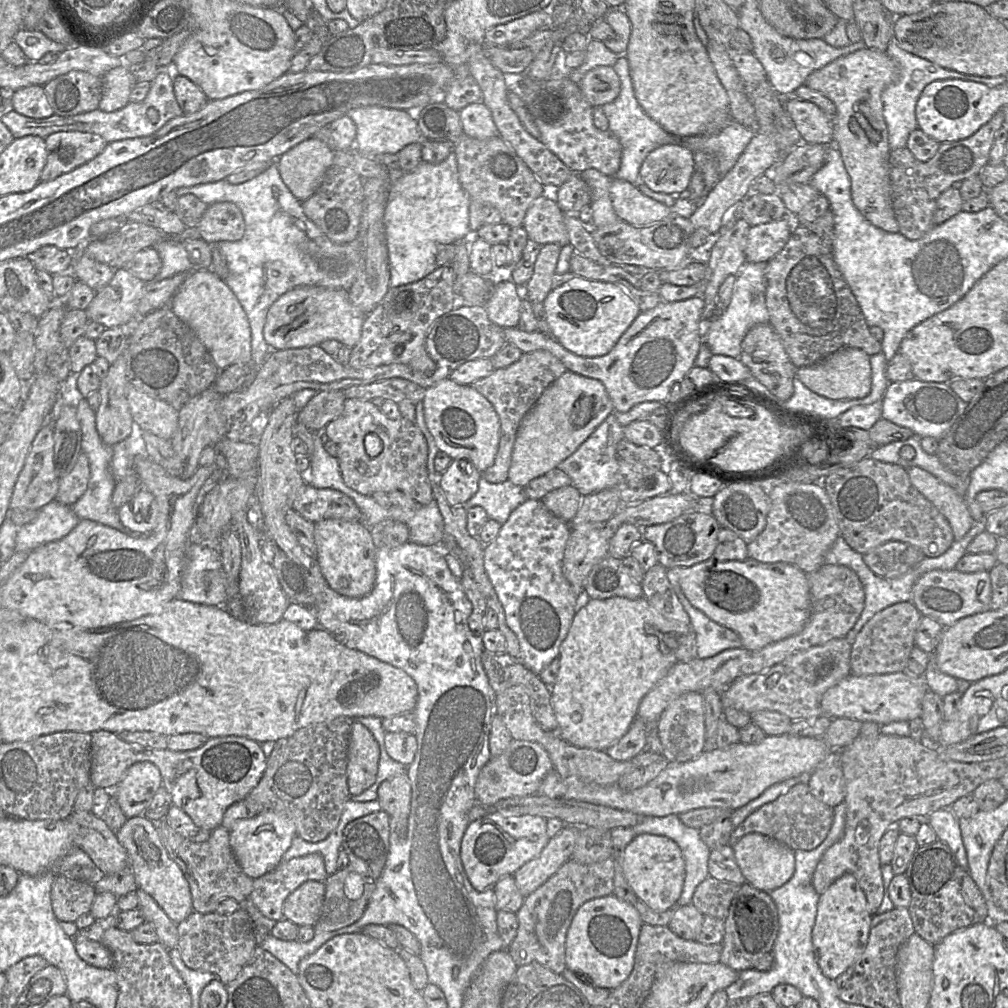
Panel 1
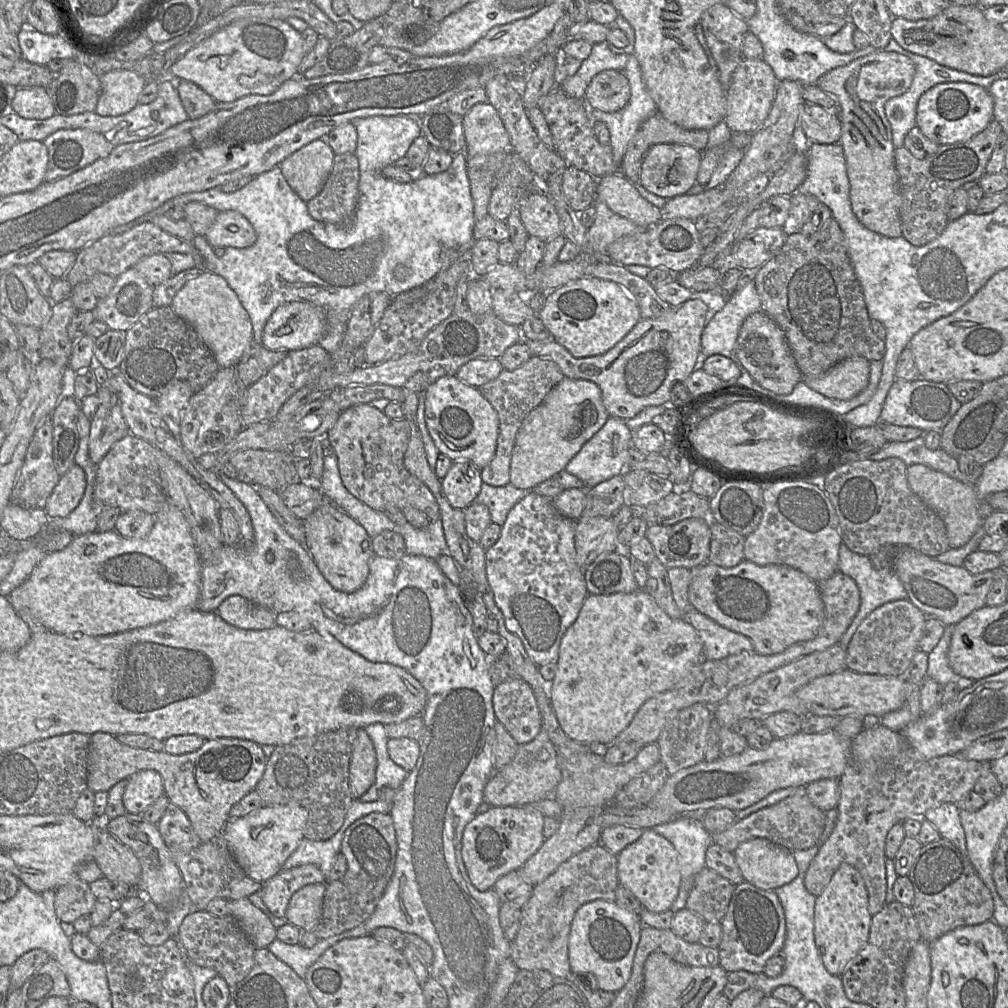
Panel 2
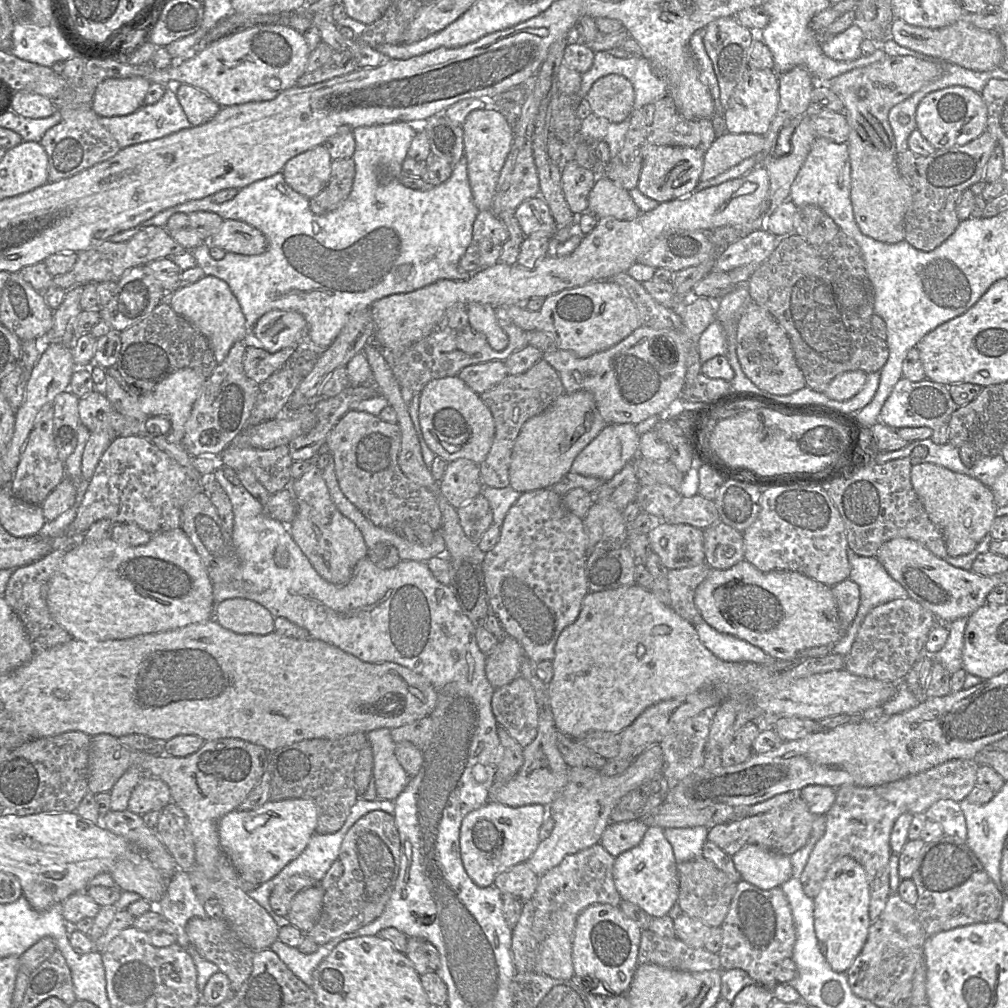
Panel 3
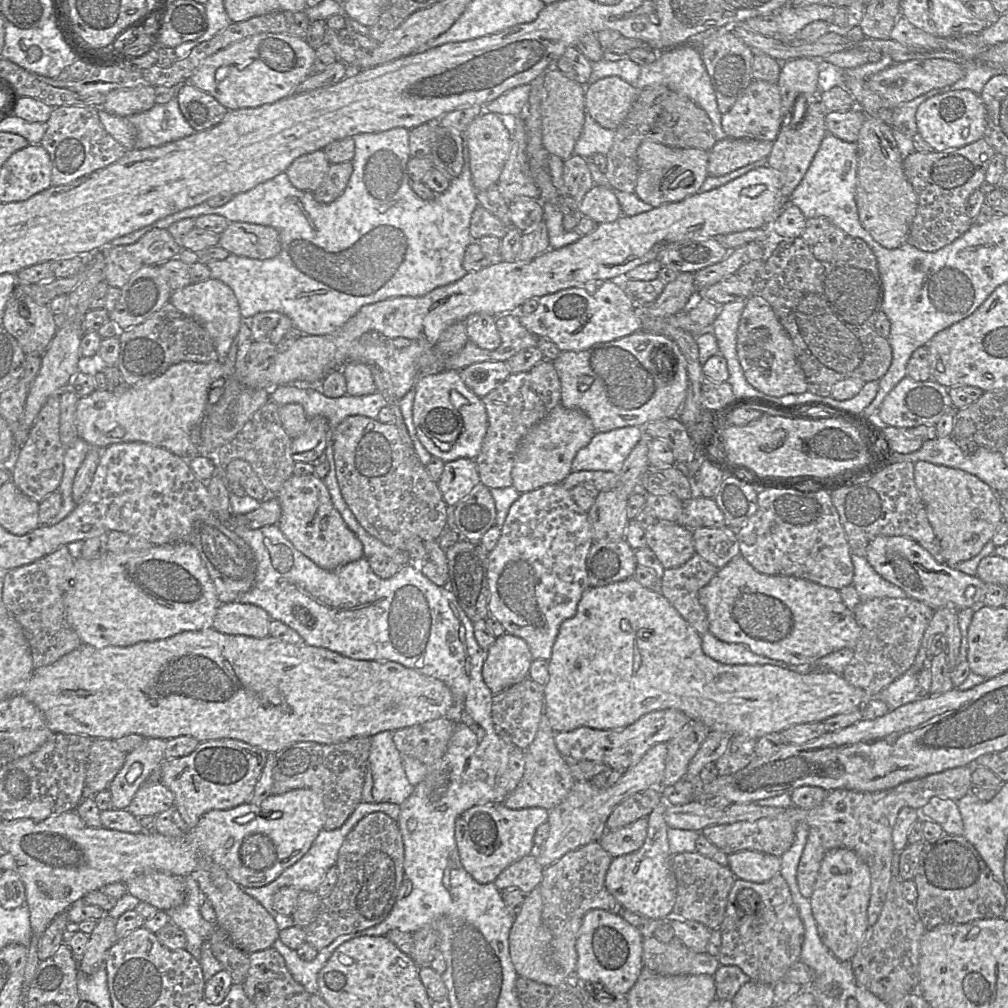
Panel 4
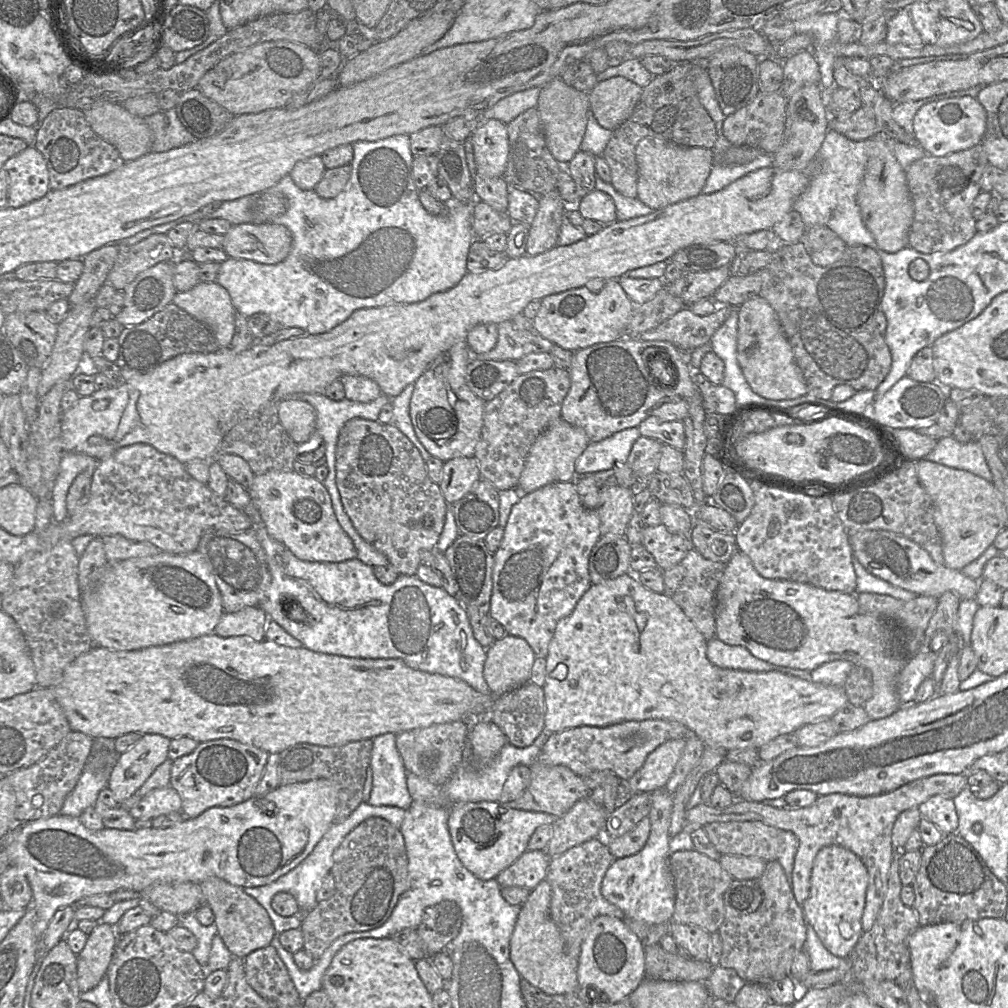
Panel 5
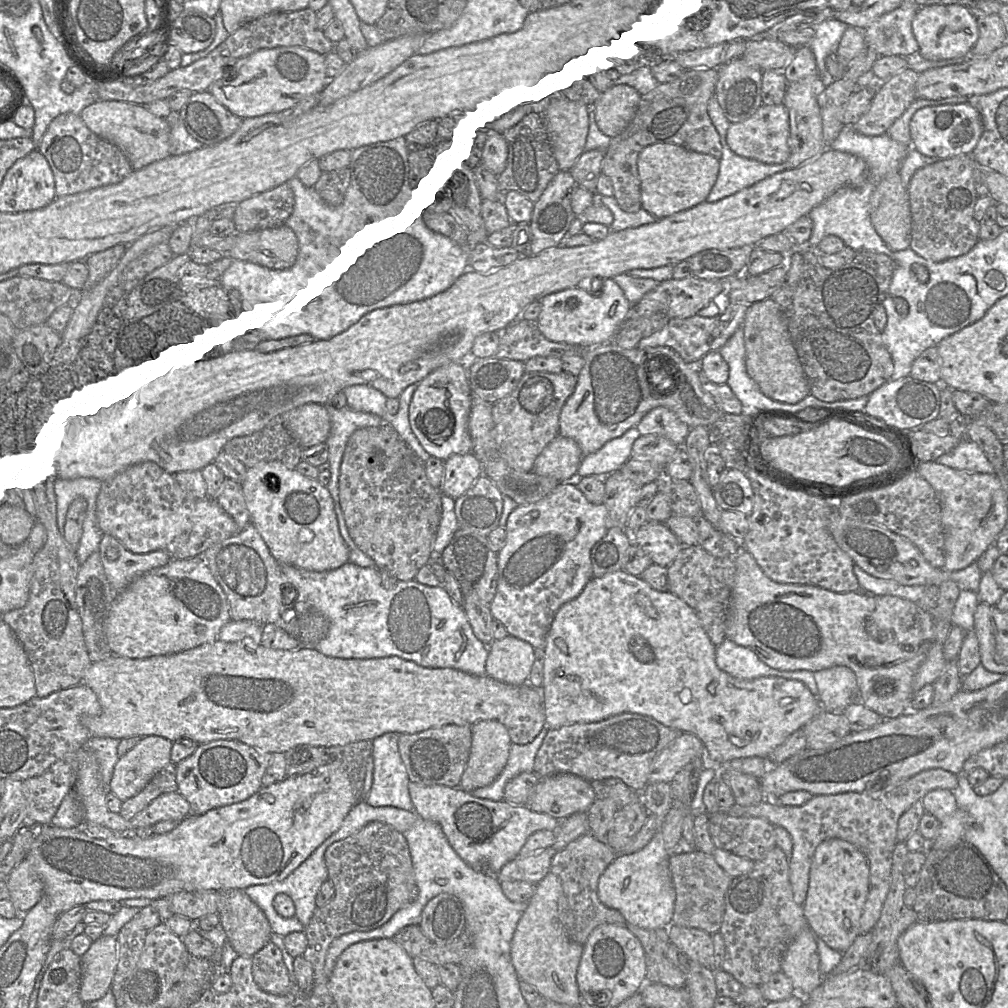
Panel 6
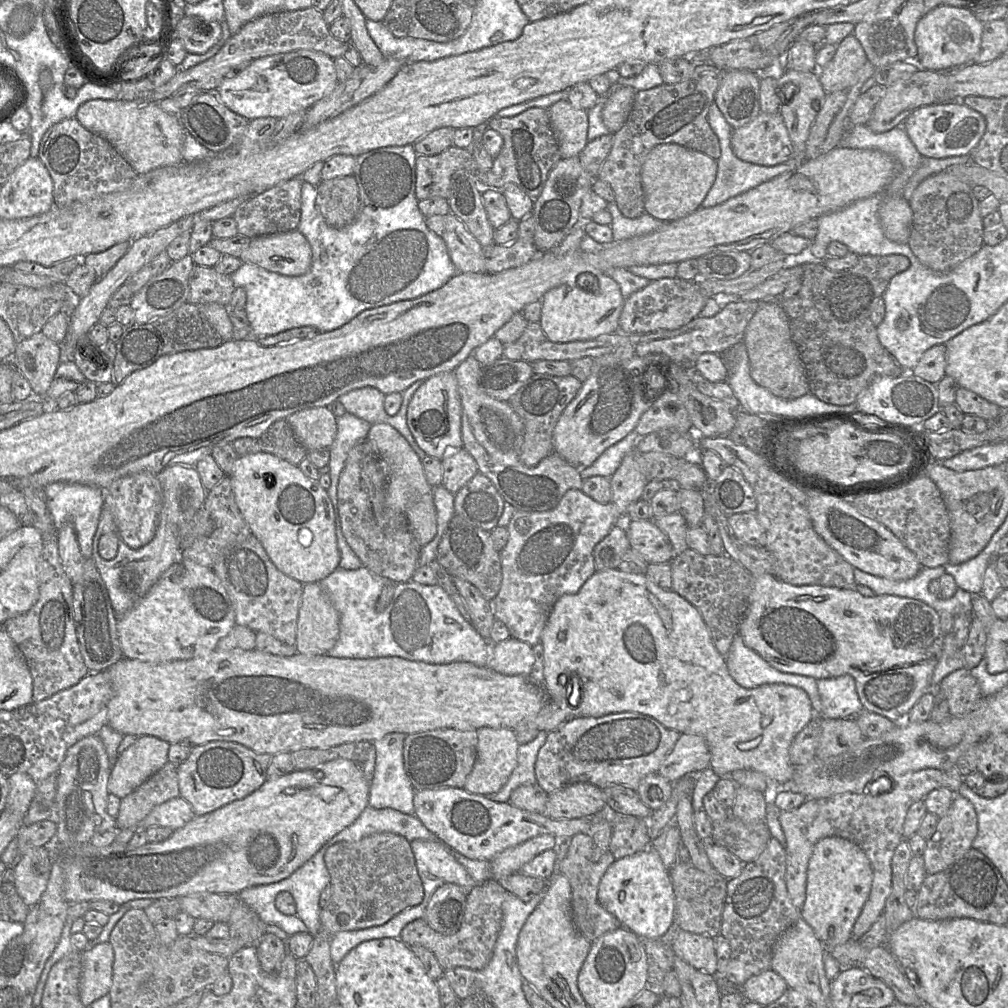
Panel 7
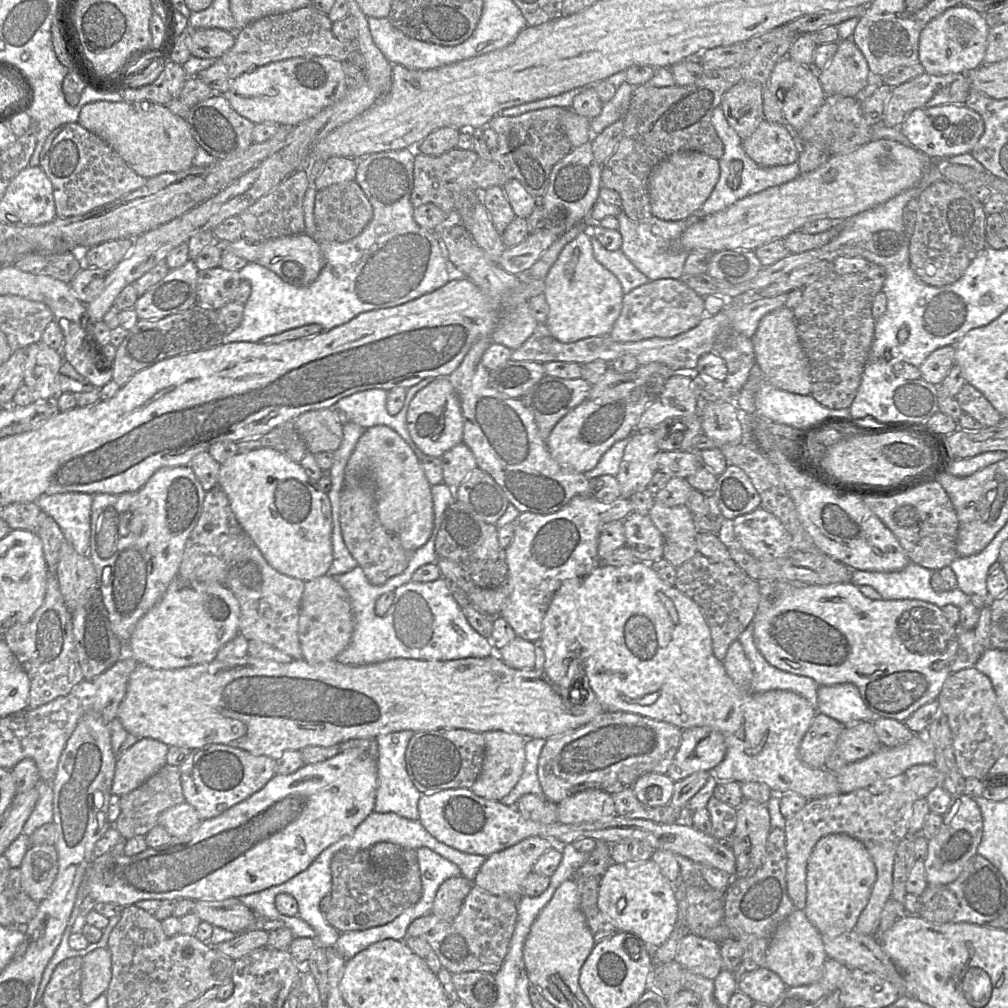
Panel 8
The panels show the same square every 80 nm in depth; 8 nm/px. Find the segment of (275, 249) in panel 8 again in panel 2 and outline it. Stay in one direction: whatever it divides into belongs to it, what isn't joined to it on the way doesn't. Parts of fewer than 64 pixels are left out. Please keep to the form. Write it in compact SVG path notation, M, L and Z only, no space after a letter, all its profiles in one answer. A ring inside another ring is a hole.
M233 210L219 211L204 237L212 247L222 248L247 248L257 239L249 221Z

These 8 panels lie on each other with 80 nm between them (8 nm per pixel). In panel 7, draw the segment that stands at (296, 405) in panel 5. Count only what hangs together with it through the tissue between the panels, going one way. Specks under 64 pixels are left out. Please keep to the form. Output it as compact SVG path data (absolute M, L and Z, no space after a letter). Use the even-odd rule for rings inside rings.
M328 406L299 410L285 420L307 451L329 448L337 433L337 418Z

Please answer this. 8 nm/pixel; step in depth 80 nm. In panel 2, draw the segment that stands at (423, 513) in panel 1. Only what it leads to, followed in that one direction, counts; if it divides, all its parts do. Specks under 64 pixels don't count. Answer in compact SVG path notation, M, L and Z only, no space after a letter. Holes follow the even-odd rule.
M440 518L430 521L428 526L422 529L415 528L409 522L406 522L403 525L396 526L396 533L404 538L406 554L436 560L447 551Z

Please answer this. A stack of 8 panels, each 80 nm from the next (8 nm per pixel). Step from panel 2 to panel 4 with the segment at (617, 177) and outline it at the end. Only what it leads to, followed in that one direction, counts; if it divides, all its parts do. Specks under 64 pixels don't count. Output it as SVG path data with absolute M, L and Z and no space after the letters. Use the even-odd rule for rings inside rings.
M595 184L584 196L578 212L598 224L614 222L623 216L619 201L612 190Z

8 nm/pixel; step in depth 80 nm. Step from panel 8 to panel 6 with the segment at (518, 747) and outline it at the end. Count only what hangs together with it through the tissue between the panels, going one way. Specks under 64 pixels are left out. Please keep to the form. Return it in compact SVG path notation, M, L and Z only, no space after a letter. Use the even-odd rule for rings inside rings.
M497 720L472 725L472 743L460 788L466 792L490 785L504 769L512 741L507 728Z

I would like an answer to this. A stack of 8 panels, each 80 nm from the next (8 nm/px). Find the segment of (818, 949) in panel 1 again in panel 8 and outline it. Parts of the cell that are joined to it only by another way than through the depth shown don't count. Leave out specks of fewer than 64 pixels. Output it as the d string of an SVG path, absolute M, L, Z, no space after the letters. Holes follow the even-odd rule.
M846 834L826 835L814 846L807 865L804 912L820 934L837 936L854 929L868 903L876 868L862 842Z

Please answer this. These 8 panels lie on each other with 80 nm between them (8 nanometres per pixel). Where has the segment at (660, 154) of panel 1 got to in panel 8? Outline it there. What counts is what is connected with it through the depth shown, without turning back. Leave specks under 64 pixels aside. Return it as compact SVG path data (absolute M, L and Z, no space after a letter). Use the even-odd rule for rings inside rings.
M697 151L675 152L653 167L648 176L651 214L665 221L689 218L707 200L719 178L719 162Z

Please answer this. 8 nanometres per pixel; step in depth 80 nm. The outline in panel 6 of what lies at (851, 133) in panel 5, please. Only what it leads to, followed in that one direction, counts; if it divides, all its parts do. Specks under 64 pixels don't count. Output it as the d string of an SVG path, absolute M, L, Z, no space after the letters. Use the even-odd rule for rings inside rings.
M905 69L884 82L878 83L878 90L869 109L853 125L865 136L879 136L887 133L894 121L916 99L916 82L919 73Z

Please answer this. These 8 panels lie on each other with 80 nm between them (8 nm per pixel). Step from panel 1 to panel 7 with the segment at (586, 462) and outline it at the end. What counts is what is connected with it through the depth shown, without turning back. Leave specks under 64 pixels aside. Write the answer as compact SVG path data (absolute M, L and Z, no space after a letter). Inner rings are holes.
M633 430L623 439L605 449L602 454L588 467L578 468L582 479L591 476L604 476L610 478L621 464L622 459L633 450L640 438Z

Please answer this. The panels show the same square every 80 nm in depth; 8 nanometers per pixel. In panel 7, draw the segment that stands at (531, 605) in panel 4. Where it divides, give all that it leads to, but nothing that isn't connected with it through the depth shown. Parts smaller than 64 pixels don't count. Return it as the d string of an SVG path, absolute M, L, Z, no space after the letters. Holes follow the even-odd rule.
M578 489L568 490L555 508L549 511L517 510L510 519L505 547L500 551L502 582L492 602L495 619L503 622L510 637L524 641L532 647L541 641L541 635L556 601L565 594L575 594L596 572L594 547L610 532L611 528L624 521L613 502L599 503Z

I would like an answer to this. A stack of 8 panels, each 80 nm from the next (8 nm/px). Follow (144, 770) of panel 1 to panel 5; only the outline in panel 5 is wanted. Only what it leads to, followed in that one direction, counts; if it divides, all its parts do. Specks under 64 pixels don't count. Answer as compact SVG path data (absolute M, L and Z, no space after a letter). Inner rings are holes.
M172 787L154 789L128 812L134 819L154 819L171 812L181 812L182 801Z

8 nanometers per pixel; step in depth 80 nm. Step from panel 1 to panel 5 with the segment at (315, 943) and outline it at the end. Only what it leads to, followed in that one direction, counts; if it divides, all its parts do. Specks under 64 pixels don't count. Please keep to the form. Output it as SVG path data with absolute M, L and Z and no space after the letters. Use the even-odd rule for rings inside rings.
M278 942L273 945L279 957L285 964L288 973L295 985L301 1001L304 1001L311 993L322 989L322 979L326 972L330 946L324 951L323 955L315 961L311 969L305 971L298 968L293 959L293 954L286 951Z

